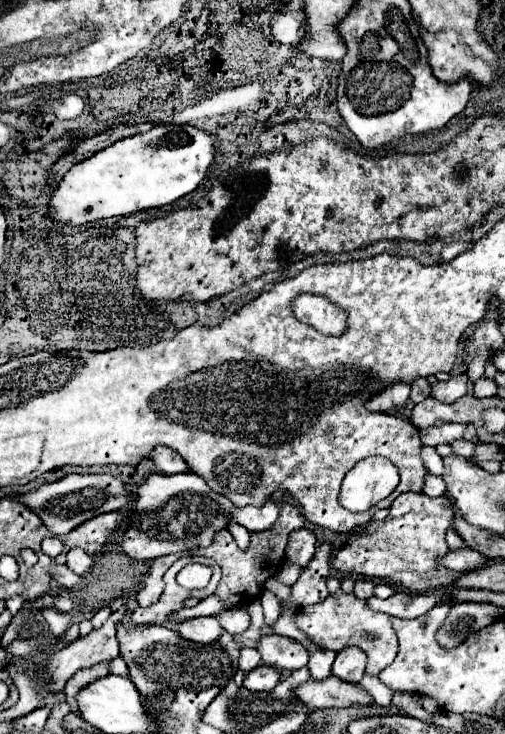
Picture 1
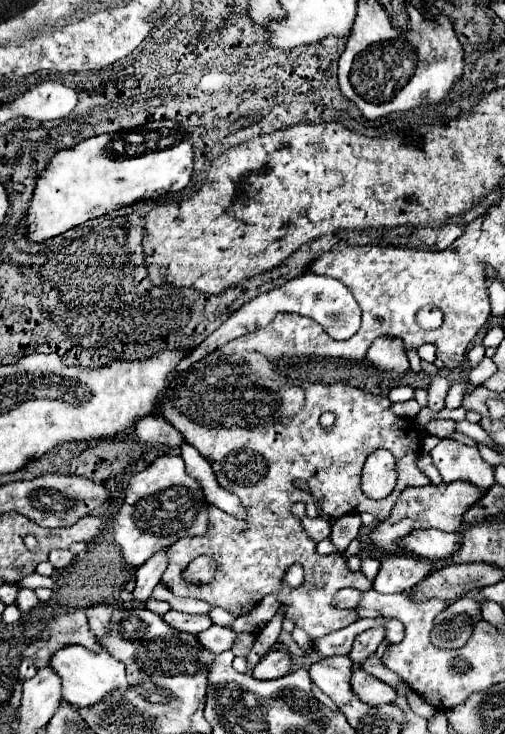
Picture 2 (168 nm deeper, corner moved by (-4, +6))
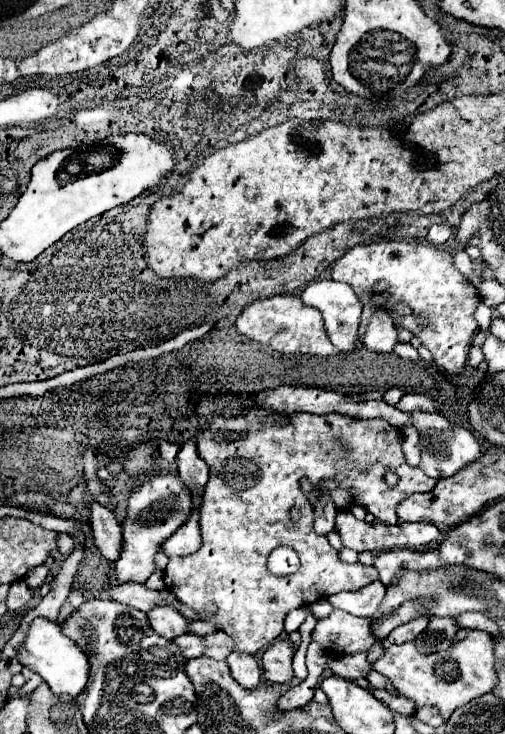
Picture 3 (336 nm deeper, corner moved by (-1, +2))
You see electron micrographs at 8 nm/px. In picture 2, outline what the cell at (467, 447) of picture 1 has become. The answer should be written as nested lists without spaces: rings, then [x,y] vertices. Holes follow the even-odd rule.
[[[436,418],[436,420],[430,420],[430,422],[426,424],[426,430],[428,430],[432,436],[448,438],[448,436],[456,430],[456,422],[454,422],[454,420],[442,420],[442,418]]]

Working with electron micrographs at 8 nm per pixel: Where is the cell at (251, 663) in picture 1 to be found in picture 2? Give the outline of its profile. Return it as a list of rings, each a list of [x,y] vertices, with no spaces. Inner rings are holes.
[[[244,632],[238,634],[238,638],[236,638],[234,646],[232,646],[234,656],[246,656],[250,652],[252,644],[254,644],[254,634],[244,634]]]

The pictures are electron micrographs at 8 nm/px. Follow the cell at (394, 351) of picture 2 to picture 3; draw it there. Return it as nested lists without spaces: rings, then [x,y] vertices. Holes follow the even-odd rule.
[[[379,312],[379,316],[375,316],[375,320],[371,320],[367,326],[363,346],[373,352],[393,352],[397,342],[399,338],[395,326],[391,320],[387,320],[387,316],[383,316],[383,312]]]

